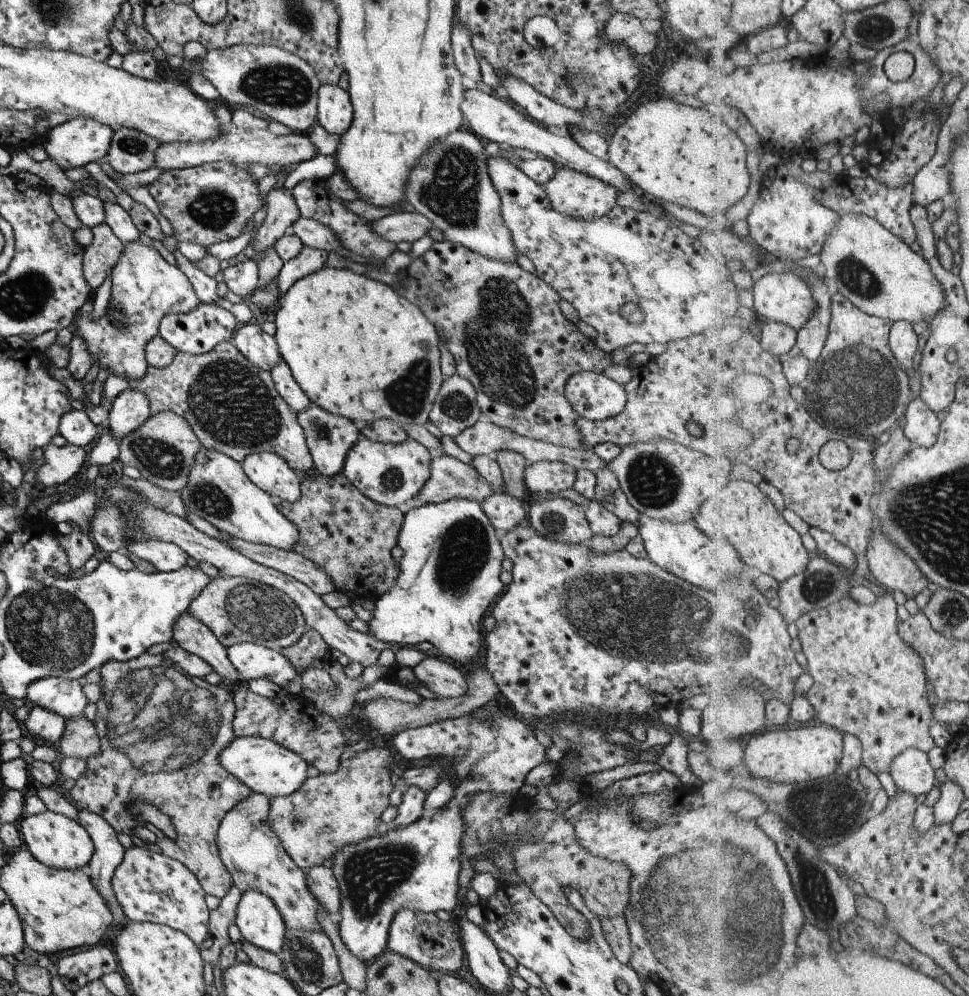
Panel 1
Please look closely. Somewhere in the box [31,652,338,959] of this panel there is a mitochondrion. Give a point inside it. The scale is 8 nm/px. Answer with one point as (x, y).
(157, 721)

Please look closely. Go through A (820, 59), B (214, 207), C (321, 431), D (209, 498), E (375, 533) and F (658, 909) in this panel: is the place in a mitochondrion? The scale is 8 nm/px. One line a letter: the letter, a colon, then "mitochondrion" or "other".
A: other
B: mitochondrion
C: mitochondrion
D: mitochondrion
E: other
F: mitochondrion

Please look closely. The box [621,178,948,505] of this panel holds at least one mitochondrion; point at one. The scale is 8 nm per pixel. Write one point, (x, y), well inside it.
(860, 385)

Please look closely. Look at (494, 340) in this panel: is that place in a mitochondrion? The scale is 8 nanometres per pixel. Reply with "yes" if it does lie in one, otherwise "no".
yes

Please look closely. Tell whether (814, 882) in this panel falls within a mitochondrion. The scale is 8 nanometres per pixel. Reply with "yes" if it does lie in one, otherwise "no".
yes

